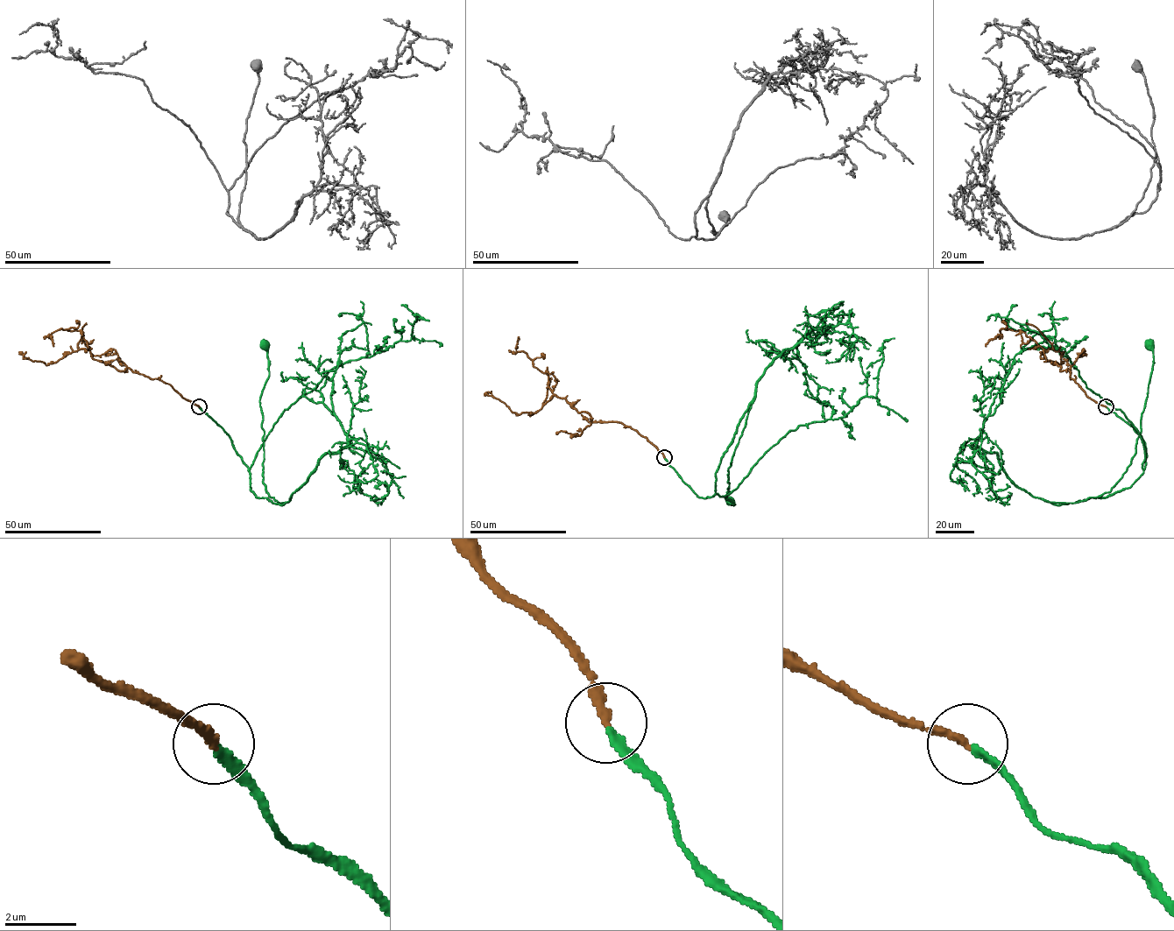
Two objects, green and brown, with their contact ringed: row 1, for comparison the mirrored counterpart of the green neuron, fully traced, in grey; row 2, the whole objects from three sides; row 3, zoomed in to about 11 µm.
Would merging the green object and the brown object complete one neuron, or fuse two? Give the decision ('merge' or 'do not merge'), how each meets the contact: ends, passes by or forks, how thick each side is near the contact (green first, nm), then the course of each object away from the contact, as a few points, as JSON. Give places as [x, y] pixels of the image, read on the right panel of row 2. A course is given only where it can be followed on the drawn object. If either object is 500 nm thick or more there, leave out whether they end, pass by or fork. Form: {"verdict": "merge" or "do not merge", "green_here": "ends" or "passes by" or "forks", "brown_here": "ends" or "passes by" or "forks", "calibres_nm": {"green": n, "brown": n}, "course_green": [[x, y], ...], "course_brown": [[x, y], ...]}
{"verdict": "merge", "green_here": "ends", "brown_here": "ends", "calibres_nm": {"green": 200, "brown": 240}, "course_green": [[1106, 407], [1142, 436], [1143, 473], [1105, 497], [1055, 504], [1109, 492], [1130, 464], [1153, 361], [1149, 344]], "course_brown": [[1106, 406], [1071, 378], [1070, 369], [1061, 370], [1046, 360], [1043, 349], [1058, 351], [1060, 365], [1039, 352]]}

